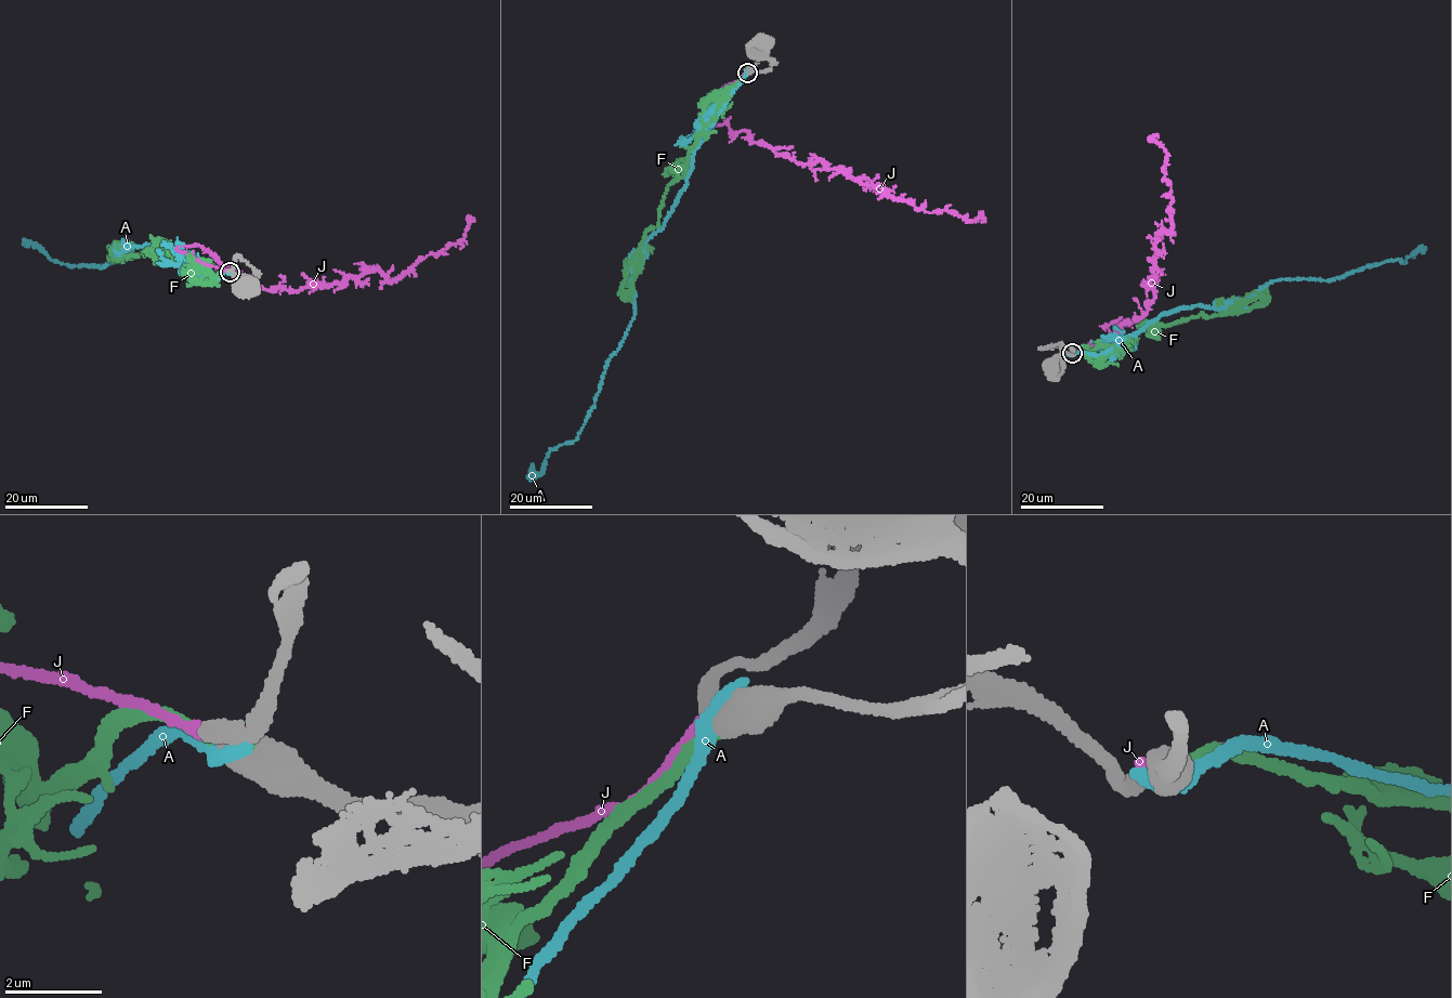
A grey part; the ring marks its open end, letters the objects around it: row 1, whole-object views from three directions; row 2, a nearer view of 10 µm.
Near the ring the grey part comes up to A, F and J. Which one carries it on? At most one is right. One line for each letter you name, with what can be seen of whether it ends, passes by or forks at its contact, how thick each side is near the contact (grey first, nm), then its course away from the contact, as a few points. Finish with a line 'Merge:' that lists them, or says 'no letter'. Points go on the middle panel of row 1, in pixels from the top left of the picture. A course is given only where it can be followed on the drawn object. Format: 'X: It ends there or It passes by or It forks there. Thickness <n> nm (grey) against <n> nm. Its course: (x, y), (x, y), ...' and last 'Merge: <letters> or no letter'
F: It ends there. Thickness 500 nm (grey) against 320 nm. Its course: (747, 73), (724, 96), (667, 188), (659, 222), (639, 249), (629, 292), (631, 268), (640, 253), (653, 247)
Merge: F

